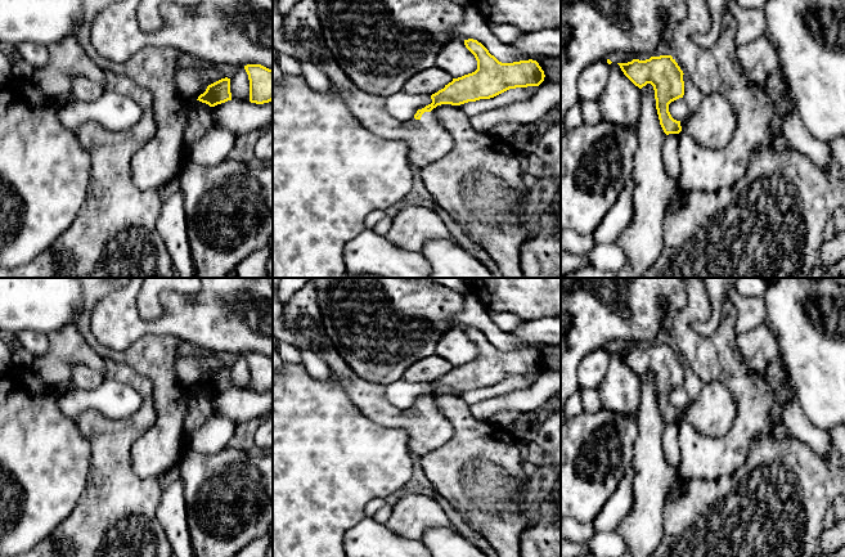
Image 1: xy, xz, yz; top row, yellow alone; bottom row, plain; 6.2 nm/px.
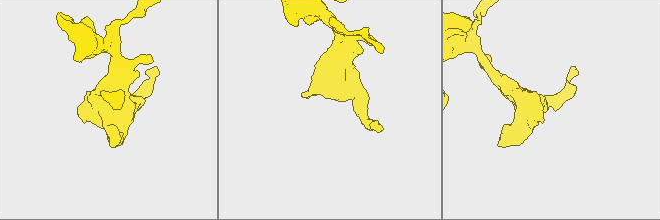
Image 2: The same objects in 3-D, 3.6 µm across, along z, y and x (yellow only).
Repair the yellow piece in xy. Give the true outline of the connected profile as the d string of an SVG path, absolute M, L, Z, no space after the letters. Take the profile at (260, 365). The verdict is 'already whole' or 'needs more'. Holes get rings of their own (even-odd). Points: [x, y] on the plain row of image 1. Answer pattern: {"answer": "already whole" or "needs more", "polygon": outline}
{"answer": "already whole", "polygon": "M247 352L244 358L250 368L250 390L264 392L273 388L273 358L261 352Z"}

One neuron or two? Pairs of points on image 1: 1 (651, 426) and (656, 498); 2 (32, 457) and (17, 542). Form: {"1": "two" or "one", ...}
{"1": "one", "2": "one"}

